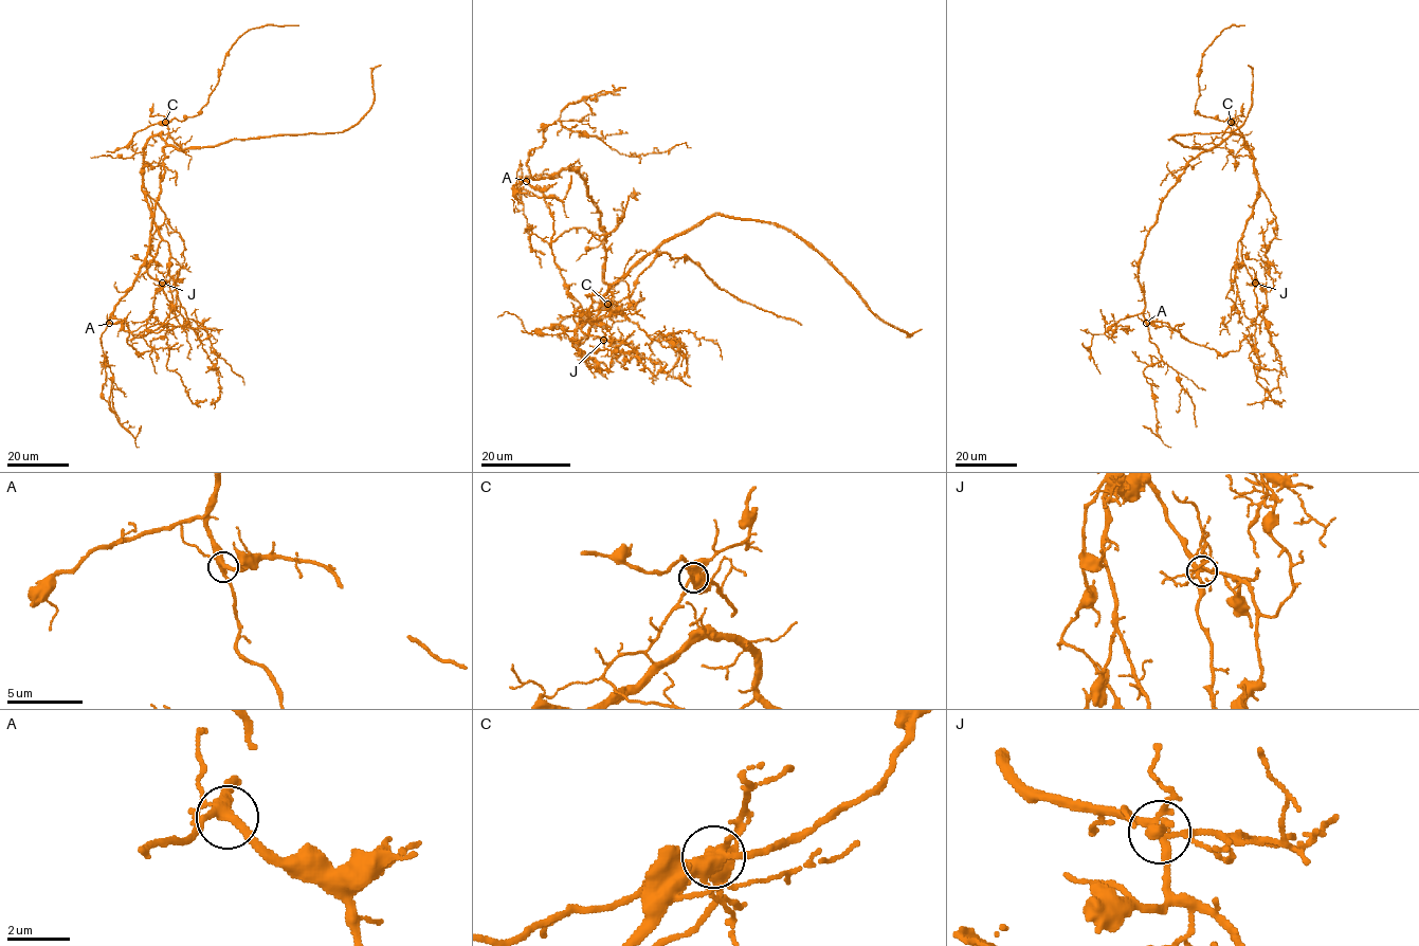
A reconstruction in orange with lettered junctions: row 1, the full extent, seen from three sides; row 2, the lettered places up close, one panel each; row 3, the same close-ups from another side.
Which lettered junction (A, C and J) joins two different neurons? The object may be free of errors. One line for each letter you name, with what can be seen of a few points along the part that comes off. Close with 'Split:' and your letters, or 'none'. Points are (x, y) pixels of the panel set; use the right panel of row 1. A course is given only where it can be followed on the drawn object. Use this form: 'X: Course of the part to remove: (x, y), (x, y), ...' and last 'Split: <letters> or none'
Split: none

